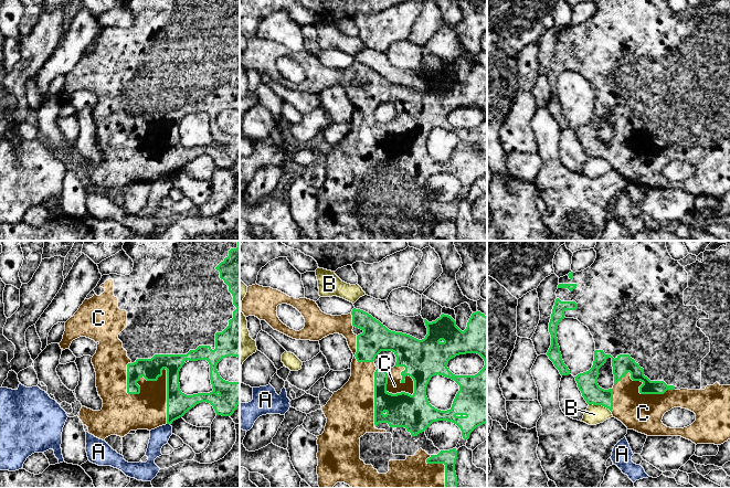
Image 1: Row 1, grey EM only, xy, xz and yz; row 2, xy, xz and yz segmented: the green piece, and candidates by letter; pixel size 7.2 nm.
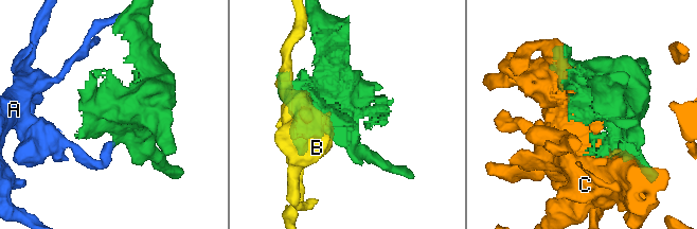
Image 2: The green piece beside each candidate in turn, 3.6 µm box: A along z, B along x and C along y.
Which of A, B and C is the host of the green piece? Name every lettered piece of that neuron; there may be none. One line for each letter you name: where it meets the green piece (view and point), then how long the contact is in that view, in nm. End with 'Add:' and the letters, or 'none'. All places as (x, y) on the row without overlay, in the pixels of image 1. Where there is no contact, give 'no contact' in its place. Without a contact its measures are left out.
C: xy (154, 133) | 550 nm
Add: C

